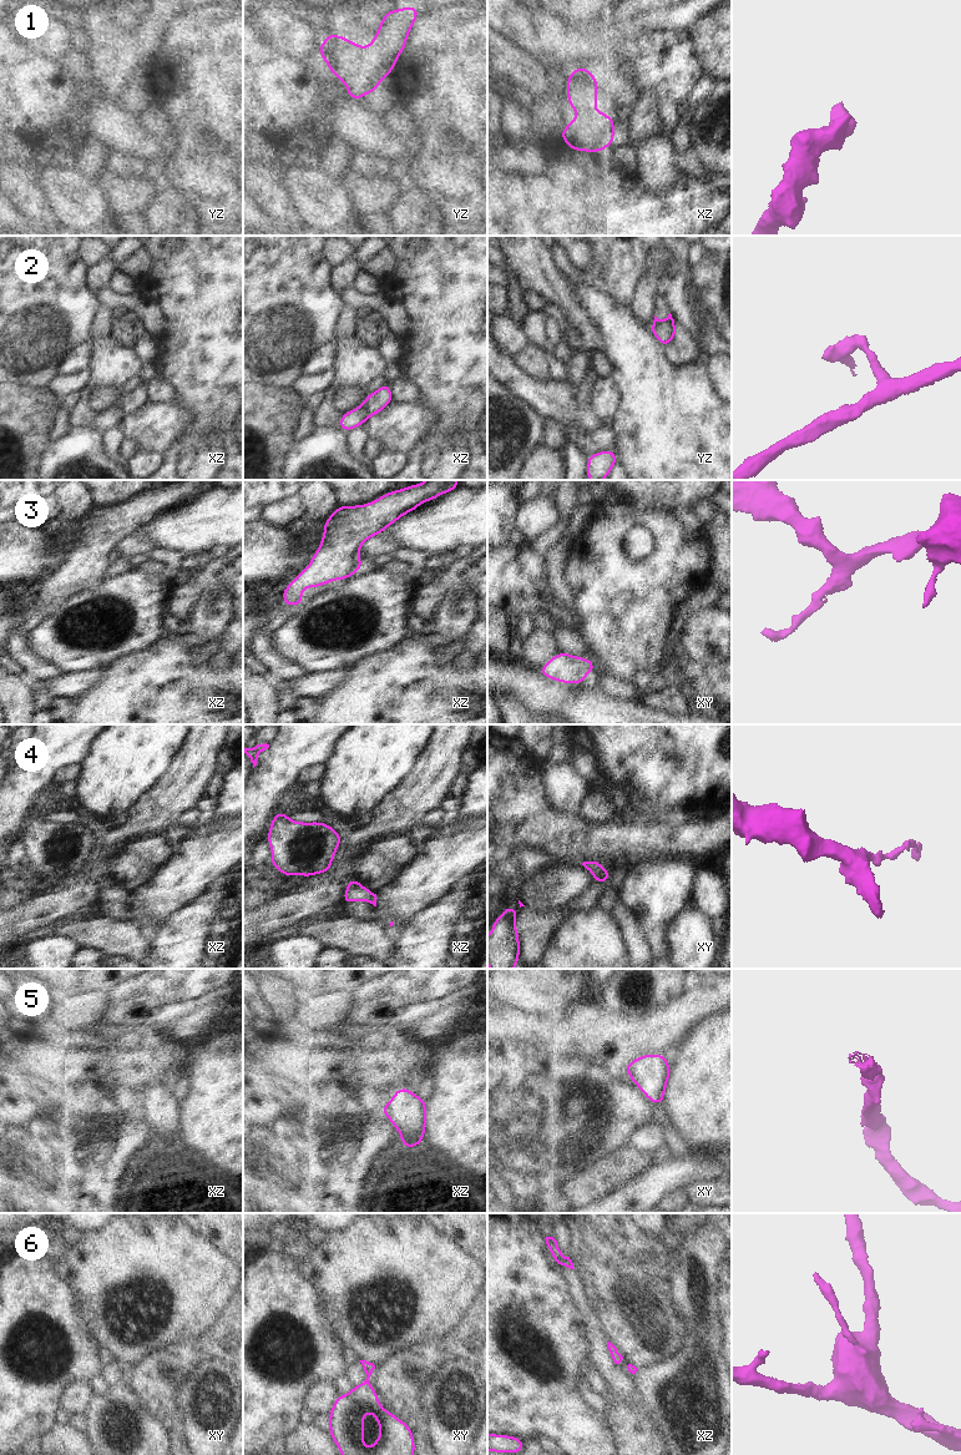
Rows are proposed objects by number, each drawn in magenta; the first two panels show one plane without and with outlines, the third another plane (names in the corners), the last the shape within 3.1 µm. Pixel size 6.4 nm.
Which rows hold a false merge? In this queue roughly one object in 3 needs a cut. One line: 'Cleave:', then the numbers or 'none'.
Cleave: 2

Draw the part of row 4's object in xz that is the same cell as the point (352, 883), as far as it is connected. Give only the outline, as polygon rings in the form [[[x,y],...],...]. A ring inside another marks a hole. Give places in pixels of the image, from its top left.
[[[350,879],[347,881],[347,888],[348,889],[343,894],[344,903],[350,904],[354,901],[364,901],[376,906],[376,894],[366,886],[361,886],[358,879]]]

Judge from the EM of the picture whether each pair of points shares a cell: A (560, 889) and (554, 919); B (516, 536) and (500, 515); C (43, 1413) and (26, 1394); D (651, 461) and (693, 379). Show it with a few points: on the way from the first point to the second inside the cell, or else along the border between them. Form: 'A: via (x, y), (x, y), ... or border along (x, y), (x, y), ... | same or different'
A: border along (527, 907), (540, 912), (555, 912), (566, 908) | different
B: border along (516, 528), (507, 540) | different
C: via (38, 1408), (29, 1399) | same
D: via (671, 441), (672, 413), (683, 399) | same

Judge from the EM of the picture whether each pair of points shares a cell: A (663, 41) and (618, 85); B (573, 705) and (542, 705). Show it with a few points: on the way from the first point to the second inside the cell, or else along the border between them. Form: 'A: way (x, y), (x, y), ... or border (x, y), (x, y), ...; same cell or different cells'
A: way (652, 52), (630, 74); same cell
B: way (566, 705), (550, 705); same cell

